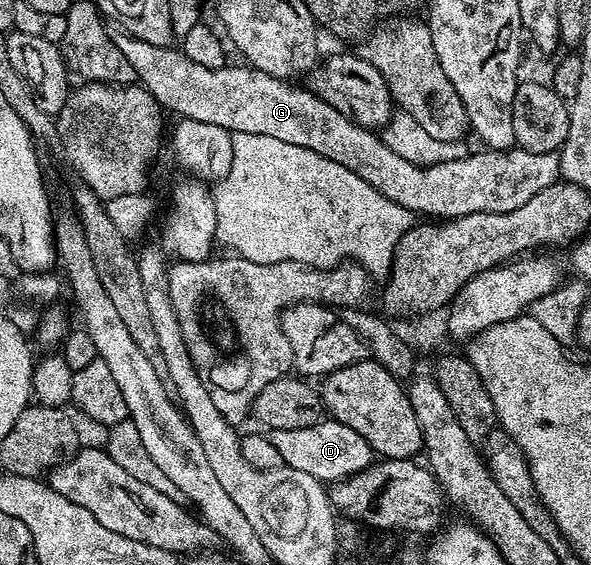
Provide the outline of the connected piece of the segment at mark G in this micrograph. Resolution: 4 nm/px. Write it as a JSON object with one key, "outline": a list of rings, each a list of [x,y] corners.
{"outline":[[[123,33],[113,34],[112,40],[114,45],[118,45],[122,57],[130,61],[139,86],[145,87],[165,112],[173,111],[180,119],[206,121],[208,125],[218,125],[230,133],[258,133],[266,137],[275,137],[277,141],[286,141],[286,145],[310,149],[350,169],[371,187],[378,189],[378,193],[413,213],[425,211],[428,215],[438,215],[434,217],[441,217],[446,221],[466,214],[508,213],[512,209],[521,208],[536,193],[559,180],[560,157],[557,152],[530,153],[528,150],[519,149],[479,149],[480,151],[474,152],[473,155],[460,155],[457,159],[444,159],[441,163],[411,163],[406,161],[406,157],[398,157],[398,153],[394,153],[390,145],[386,145],[375,130],[359,127],[354,121],[350,121],[350,117],[338,113],[334,105],[330,105],[307,86],[295,87],[295,82],[270,77],[270,73],[262,73],[247,65],[198,65],[196,61],[190,61],[190,57],[186,57],[183,50],[176,48],[175,51],[175,46],[149,45],[146,41],[138,41],[138,37],[130,37]]]}

